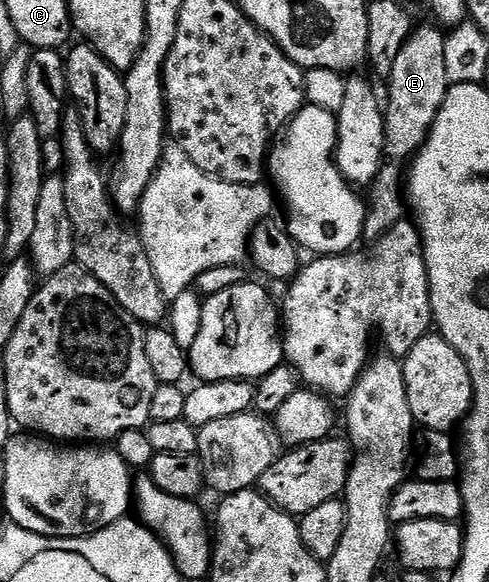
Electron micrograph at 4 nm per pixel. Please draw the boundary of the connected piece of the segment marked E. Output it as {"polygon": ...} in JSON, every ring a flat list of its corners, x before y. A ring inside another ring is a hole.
{"polygon":[[419,26,414,30,399,49,398,56,394,59,393,68,387,76,389,82,389,99,387,95,387,106,385,107,385,158,391,164,405,163,416,156,417,152,425,146,429,131,435,125,435,117,439,117,439,109,447,97,451,86,447,77,447,64,445,57,446,32,440,26,433,27]]}

